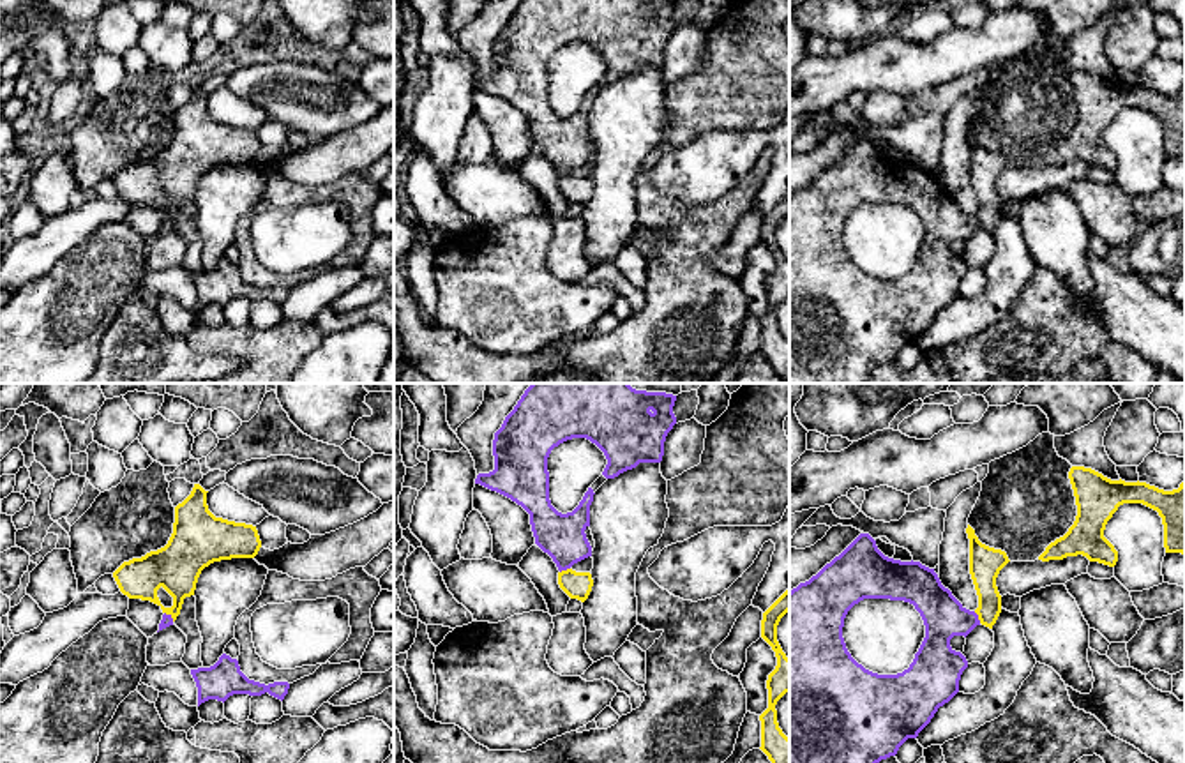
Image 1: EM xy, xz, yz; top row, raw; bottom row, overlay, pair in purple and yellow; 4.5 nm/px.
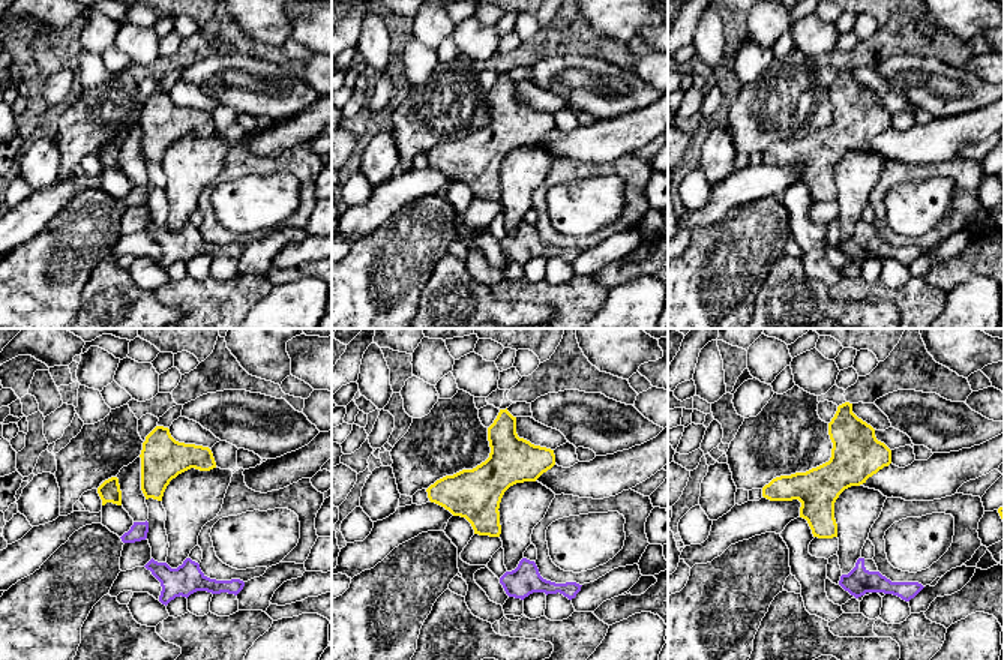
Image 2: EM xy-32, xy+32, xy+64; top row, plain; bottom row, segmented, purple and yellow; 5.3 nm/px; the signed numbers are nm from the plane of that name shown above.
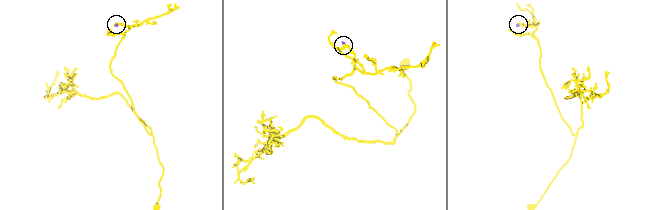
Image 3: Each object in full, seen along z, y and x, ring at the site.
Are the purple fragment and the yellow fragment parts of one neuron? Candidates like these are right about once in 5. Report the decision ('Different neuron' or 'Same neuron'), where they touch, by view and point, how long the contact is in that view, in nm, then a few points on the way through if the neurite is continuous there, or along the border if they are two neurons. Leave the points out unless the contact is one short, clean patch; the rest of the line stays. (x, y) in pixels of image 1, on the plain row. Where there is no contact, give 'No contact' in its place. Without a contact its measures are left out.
Different neuron. Touches purple at yz (977, 221). Shared border 70 nm. Boundary: yz (973, 216), (981, 226)

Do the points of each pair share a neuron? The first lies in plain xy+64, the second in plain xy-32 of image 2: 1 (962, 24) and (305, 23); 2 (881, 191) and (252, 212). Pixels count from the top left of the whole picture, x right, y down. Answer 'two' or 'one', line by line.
1: two
2: two

